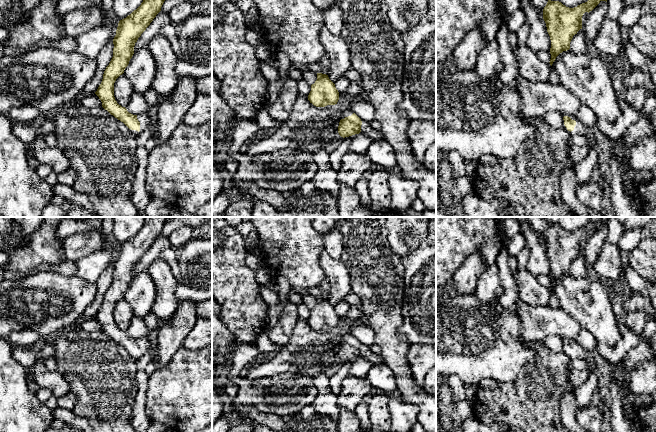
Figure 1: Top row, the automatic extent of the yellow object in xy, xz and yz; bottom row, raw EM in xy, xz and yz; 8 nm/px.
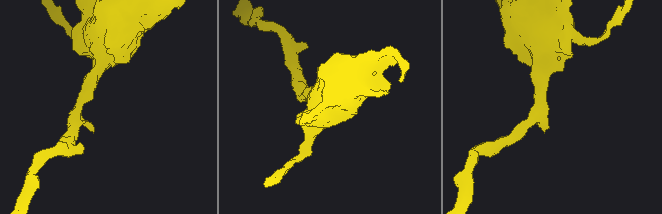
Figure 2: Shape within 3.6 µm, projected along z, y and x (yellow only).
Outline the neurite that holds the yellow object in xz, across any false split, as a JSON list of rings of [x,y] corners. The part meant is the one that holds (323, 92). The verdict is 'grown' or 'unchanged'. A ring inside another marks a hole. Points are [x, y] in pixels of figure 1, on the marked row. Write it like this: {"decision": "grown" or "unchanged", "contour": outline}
{"decision": "unchanged", "contour": [[[317,73],[317,80],[311,85],[308,100],[316,107],[335,105],[339,100],[339,92],[328,75]]]}

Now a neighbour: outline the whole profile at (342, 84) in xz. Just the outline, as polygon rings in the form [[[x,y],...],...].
[[[343,76],[340,77],[334,84],[339,93],[345,93],[350,86],[350,81]]]

